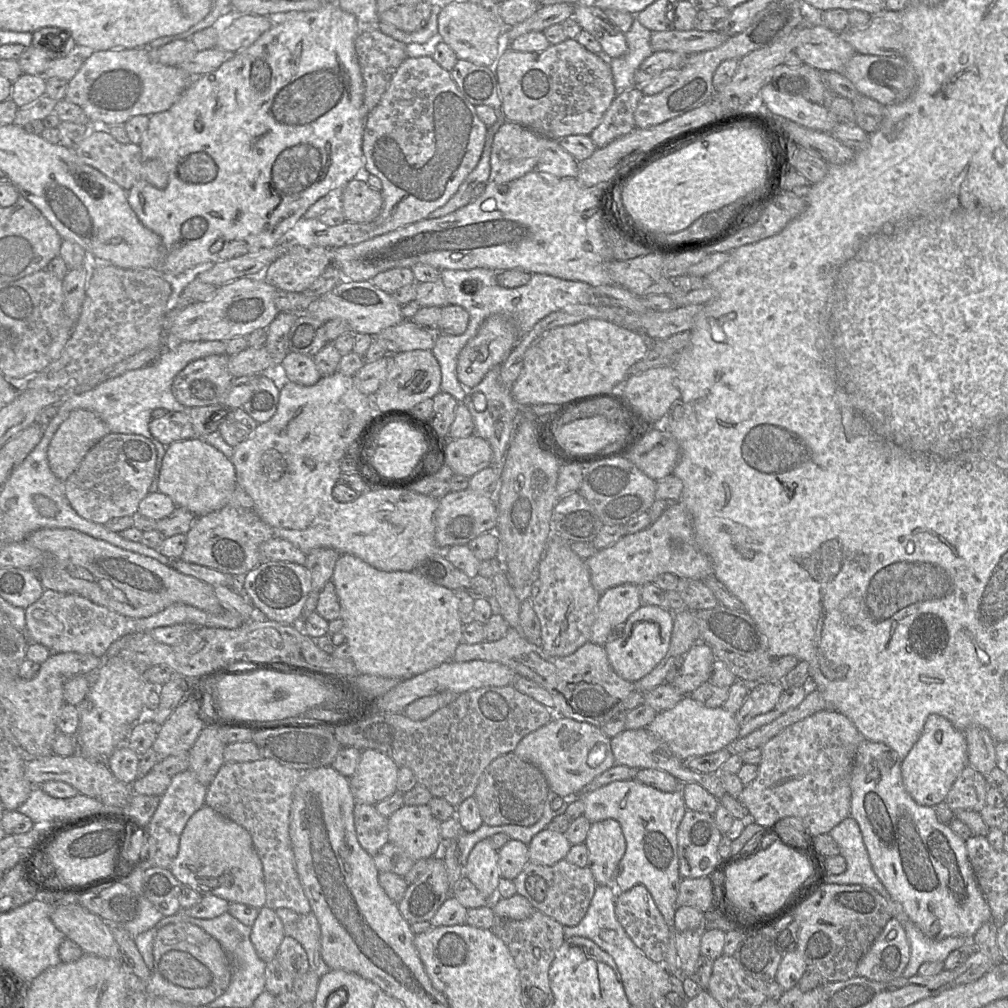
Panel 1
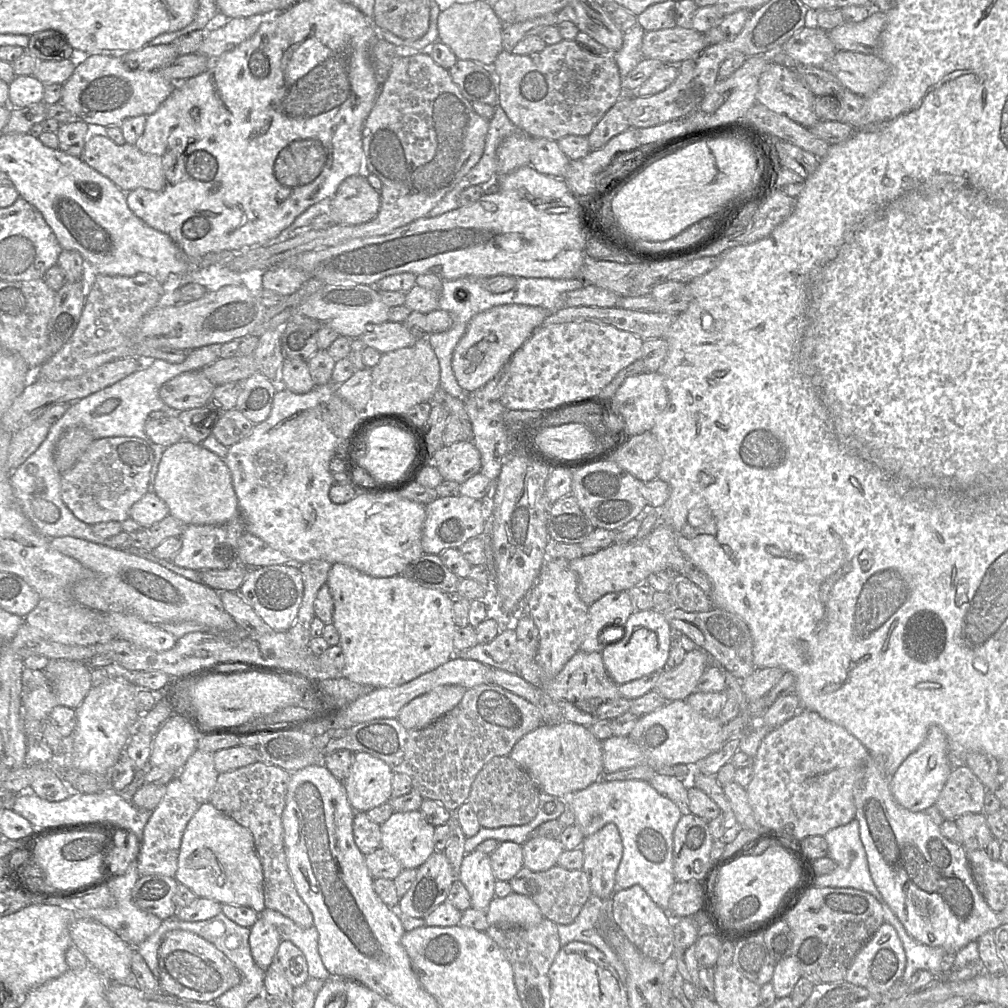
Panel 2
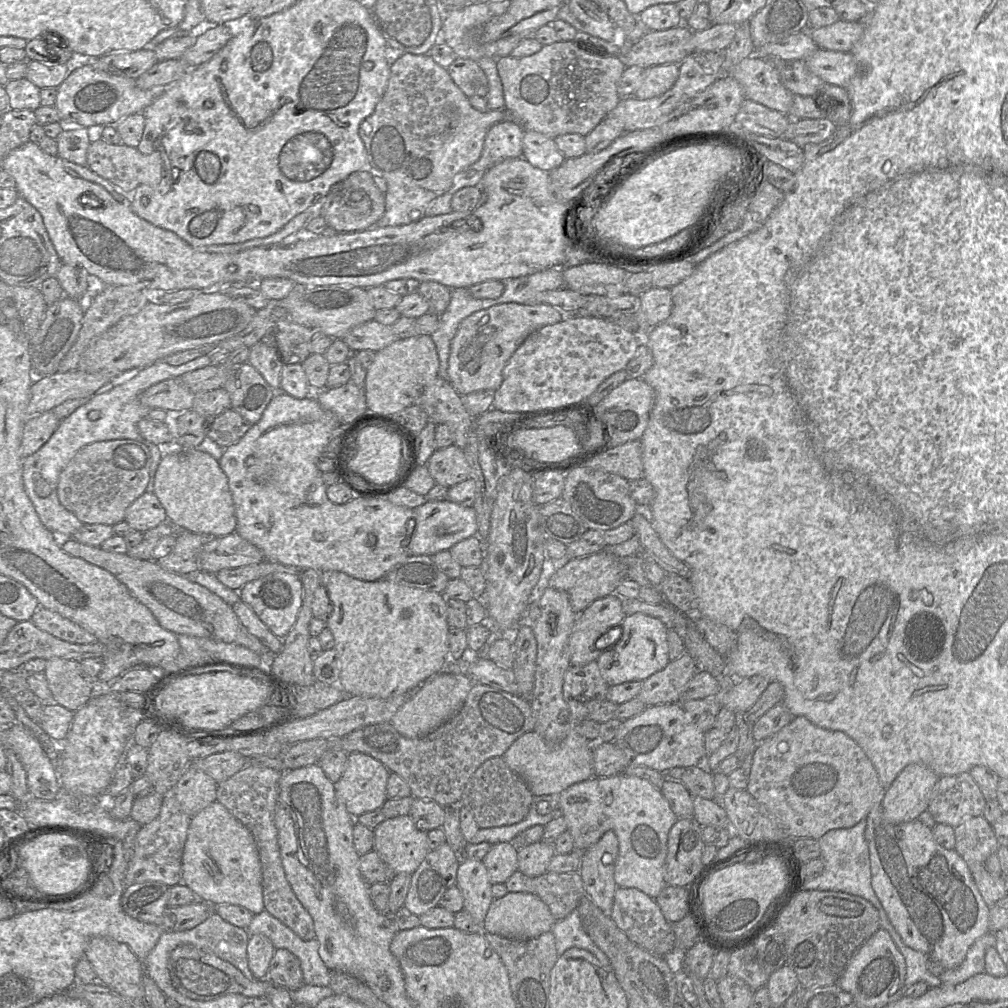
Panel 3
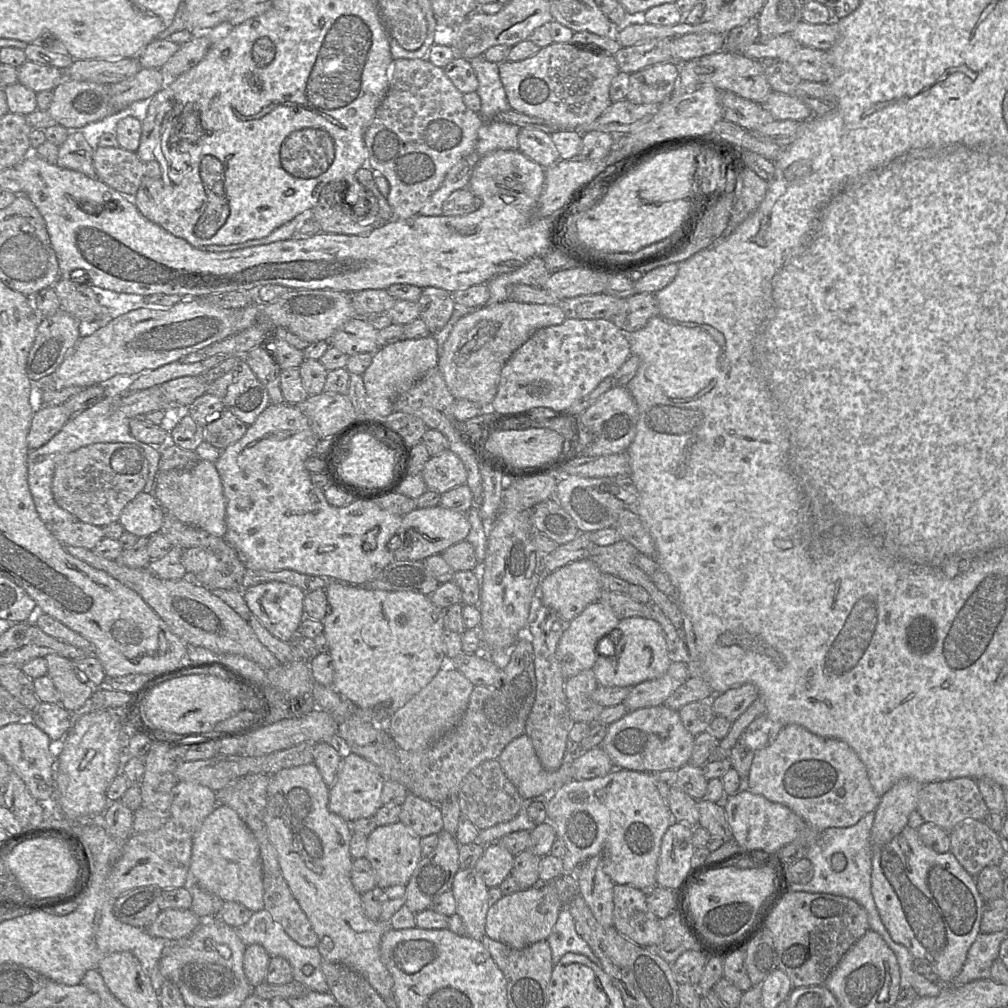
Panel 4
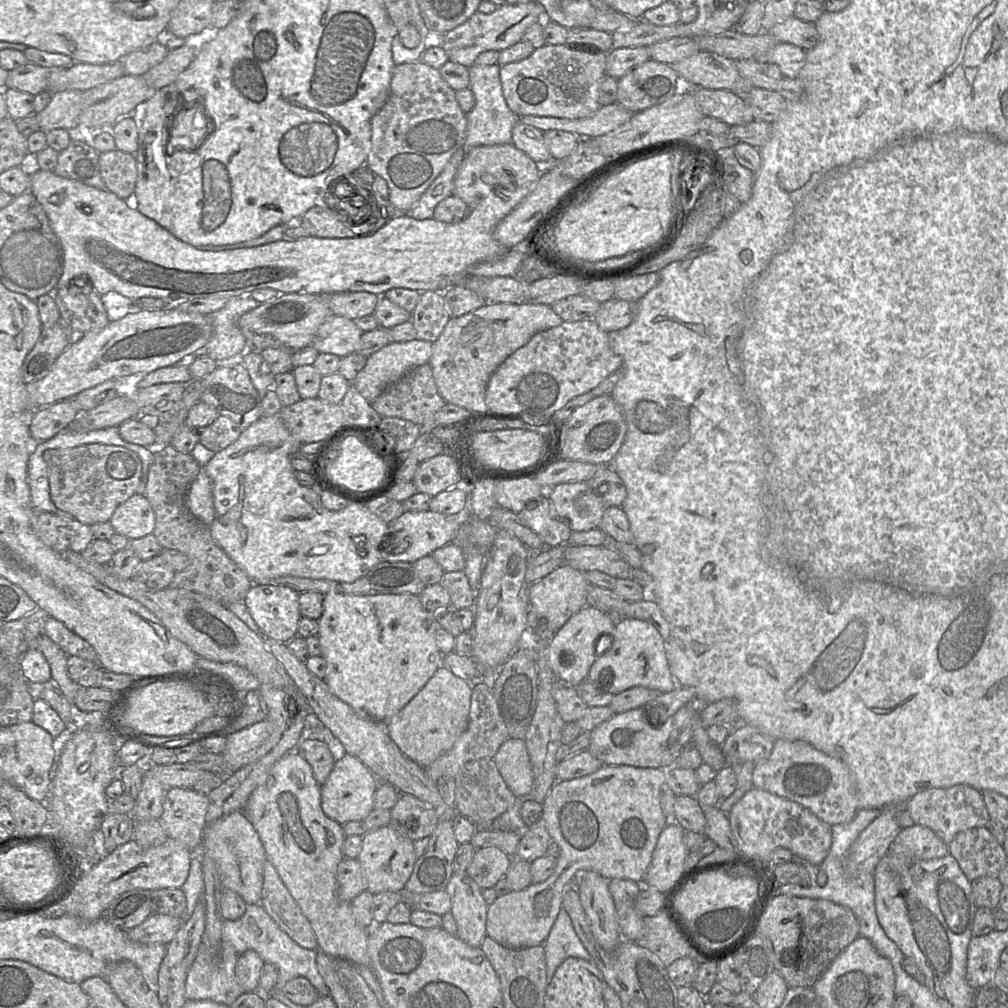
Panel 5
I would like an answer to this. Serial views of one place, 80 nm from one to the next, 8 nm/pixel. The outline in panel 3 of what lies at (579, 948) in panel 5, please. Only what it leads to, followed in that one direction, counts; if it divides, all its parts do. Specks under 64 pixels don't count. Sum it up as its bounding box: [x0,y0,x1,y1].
[552,909,611,967]

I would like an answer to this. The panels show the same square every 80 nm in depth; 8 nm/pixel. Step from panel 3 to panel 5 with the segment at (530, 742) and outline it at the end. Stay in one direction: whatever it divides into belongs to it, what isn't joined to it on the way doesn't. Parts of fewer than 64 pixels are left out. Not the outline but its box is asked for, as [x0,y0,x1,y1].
[491,739,533,797]

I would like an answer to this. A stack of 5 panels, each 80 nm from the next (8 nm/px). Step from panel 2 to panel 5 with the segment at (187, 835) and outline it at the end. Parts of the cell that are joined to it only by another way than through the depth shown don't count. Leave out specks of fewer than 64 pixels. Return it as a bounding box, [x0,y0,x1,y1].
[196,811,267,905]

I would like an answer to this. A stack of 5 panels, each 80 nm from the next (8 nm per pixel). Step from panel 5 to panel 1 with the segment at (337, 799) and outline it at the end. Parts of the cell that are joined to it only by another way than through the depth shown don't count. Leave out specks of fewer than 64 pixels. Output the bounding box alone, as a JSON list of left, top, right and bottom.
[349,749,399,805]

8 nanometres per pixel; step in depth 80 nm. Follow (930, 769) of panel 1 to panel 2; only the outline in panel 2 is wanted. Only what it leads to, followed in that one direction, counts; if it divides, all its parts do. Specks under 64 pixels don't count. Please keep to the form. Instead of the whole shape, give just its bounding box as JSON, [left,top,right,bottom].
[890,725,953,812]

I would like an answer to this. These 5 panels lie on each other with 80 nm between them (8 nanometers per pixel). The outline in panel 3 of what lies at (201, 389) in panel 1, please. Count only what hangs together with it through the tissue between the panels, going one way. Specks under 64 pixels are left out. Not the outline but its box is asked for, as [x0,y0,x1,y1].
[139,379,195,411]

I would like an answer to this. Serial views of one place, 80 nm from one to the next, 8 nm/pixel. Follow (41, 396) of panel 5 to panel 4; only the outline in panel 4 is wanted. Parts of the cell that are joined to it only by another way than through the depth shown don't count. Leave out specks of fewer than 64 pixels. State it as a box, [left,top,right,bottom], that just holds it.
[35,299,234,390]

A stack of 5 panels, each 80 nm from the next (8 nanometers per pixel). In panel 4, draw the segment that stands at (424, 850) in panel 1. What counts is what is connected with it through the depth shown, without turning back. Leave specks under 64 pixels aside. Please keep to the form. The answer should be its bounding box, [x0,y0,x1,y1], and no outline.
[364,821,422,890]

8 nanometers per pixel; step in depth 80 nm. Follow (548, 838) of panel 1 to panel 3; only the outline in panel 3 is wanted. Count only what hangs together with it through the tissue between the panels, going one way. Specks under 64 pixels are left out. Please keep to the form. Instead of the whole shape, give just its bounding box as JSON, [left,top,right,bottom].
[518,840,556,877]

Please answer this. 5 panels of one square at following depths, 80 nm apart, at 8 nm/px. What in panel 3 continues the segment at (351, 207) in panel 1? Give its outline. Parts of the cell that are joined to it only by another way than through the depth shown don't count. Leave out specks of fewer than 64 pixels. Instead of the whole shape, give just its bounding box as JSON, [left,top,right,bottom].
[310,168,385,233]

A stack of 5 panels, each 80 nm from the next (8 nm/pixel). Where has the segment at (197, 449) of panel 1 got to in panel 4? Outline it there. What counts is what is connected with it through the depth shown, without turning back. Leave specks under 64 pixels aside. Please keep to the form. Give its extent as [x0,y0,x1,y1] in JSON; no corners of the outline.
[154,460,227,538]

